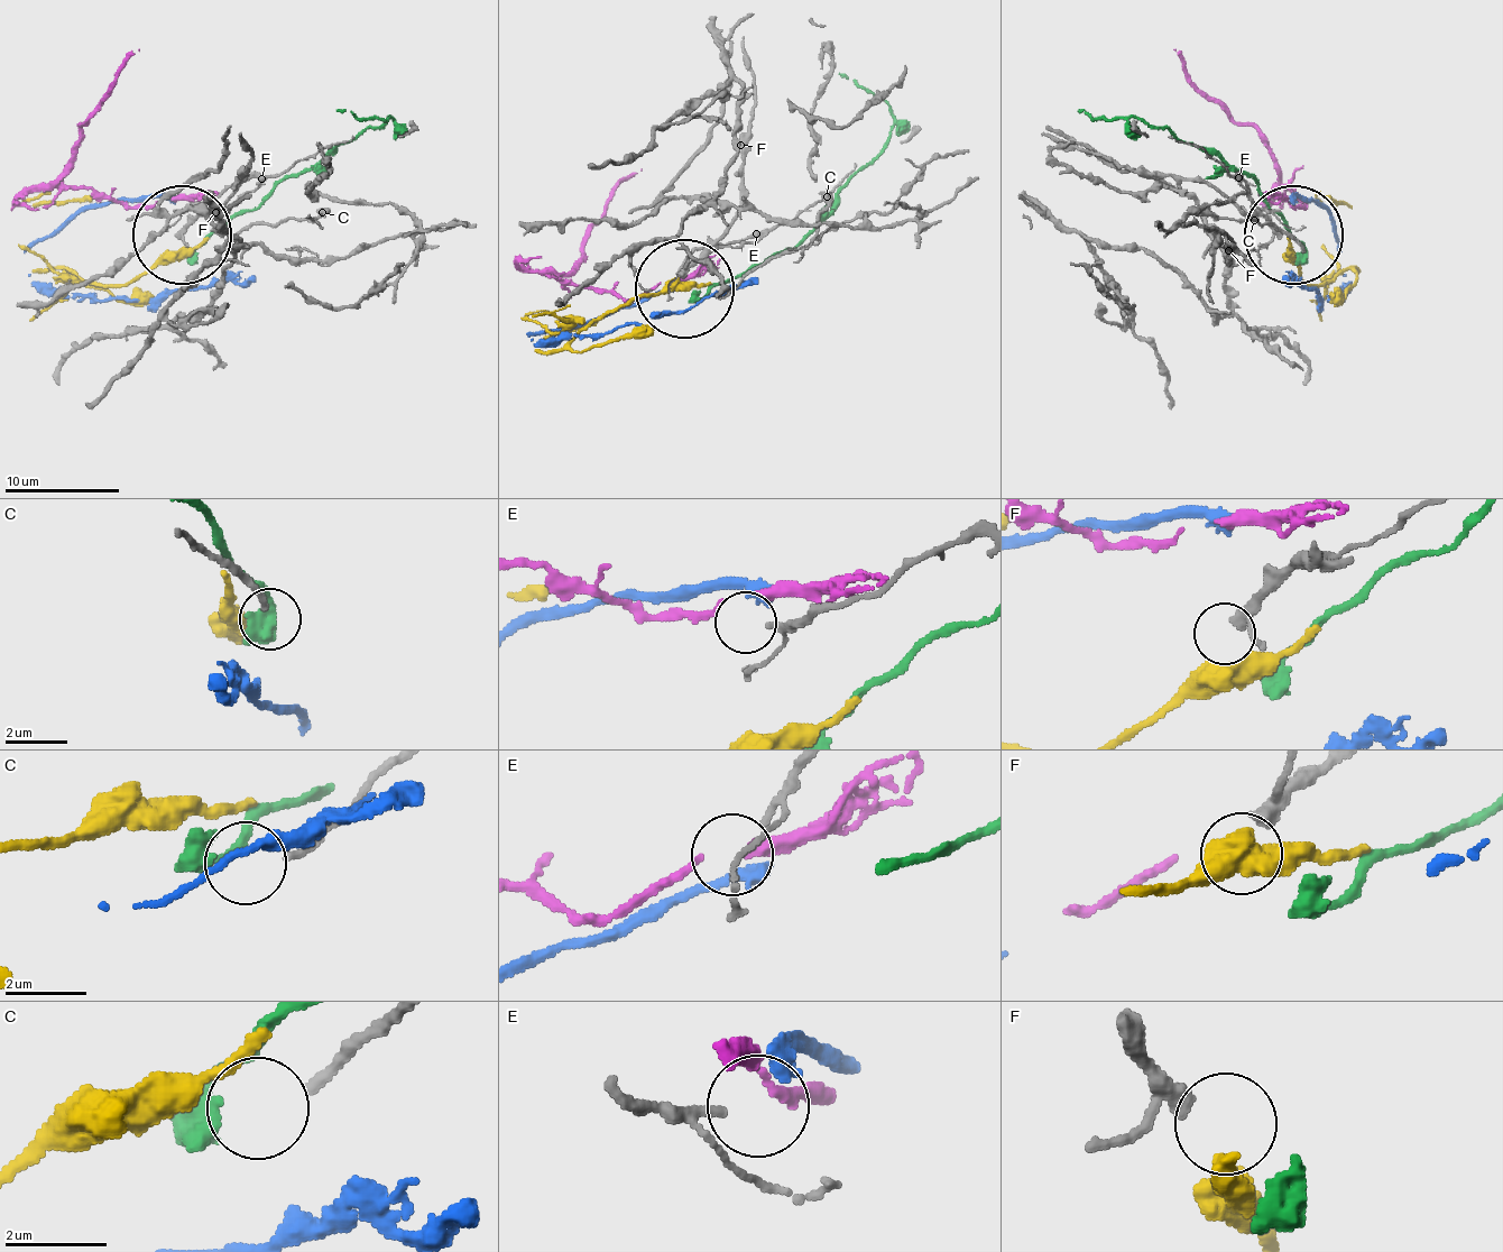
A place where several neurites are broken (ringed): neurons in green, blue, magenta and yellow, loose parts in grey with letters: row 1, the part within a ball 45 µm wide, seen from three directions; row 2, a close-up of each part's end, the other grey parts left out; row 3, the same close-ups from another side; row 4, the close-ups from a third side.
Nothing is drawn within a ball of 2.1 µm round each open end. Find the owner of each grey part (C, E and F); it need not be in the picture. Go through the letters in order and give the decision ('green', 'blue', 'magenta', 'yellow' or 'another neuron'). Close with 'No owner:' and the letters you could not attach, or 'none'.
C: another neuron
E: another neuron
F: another neuron
No owner: C, E, F

